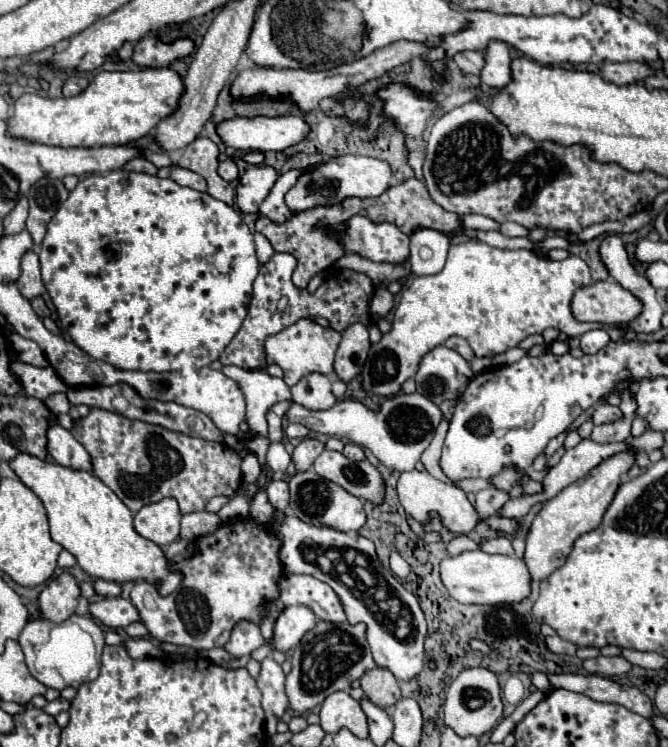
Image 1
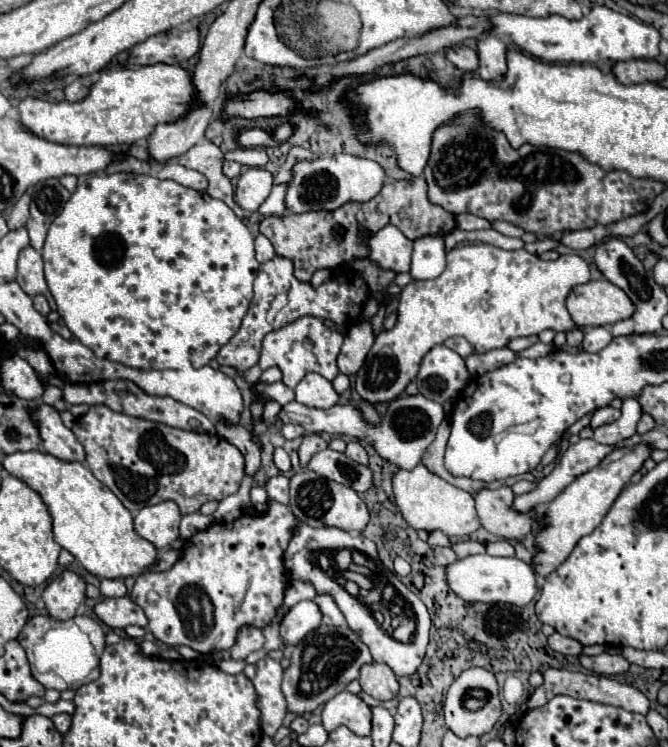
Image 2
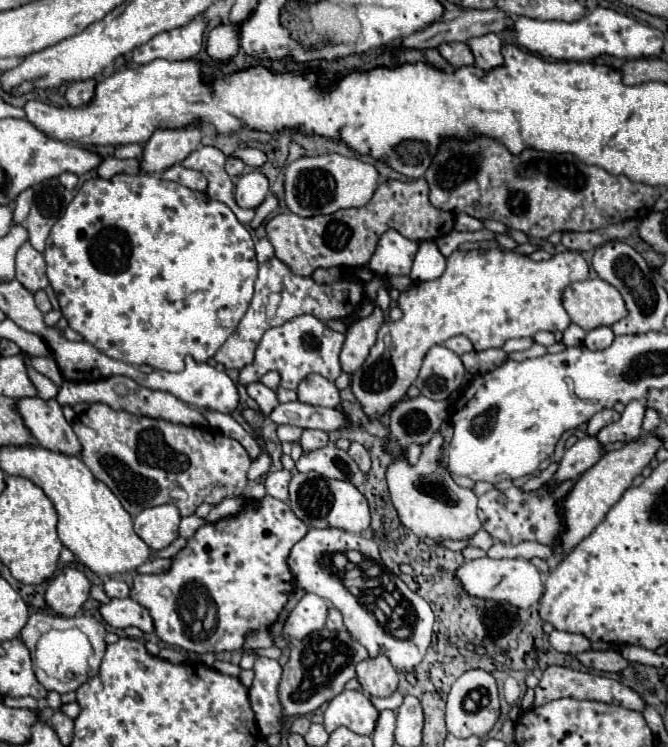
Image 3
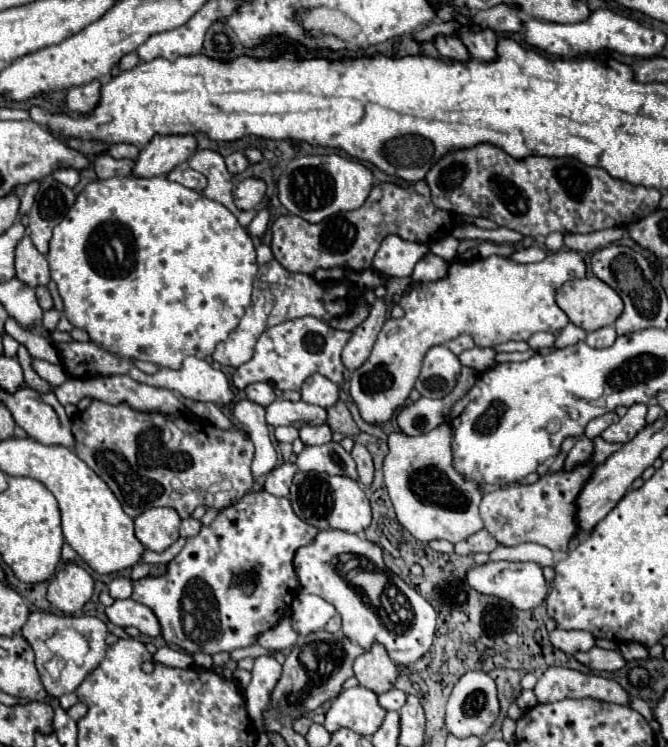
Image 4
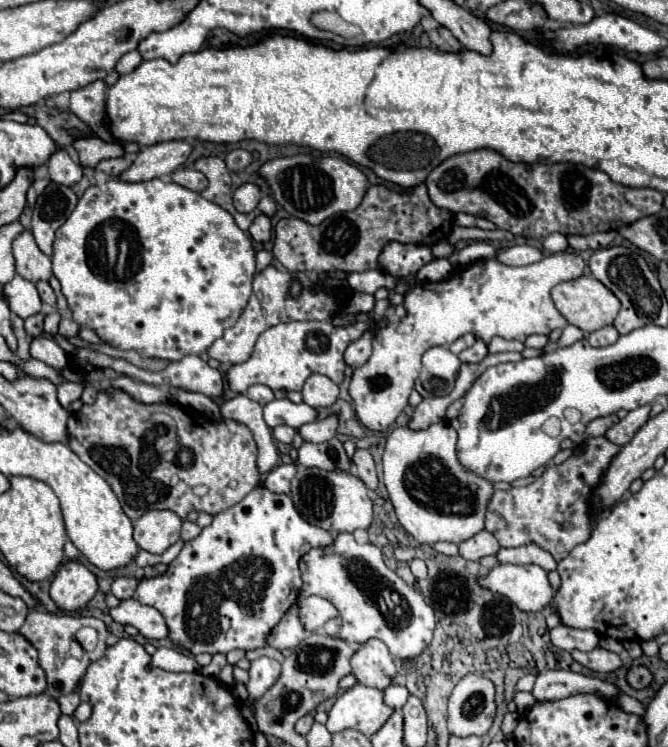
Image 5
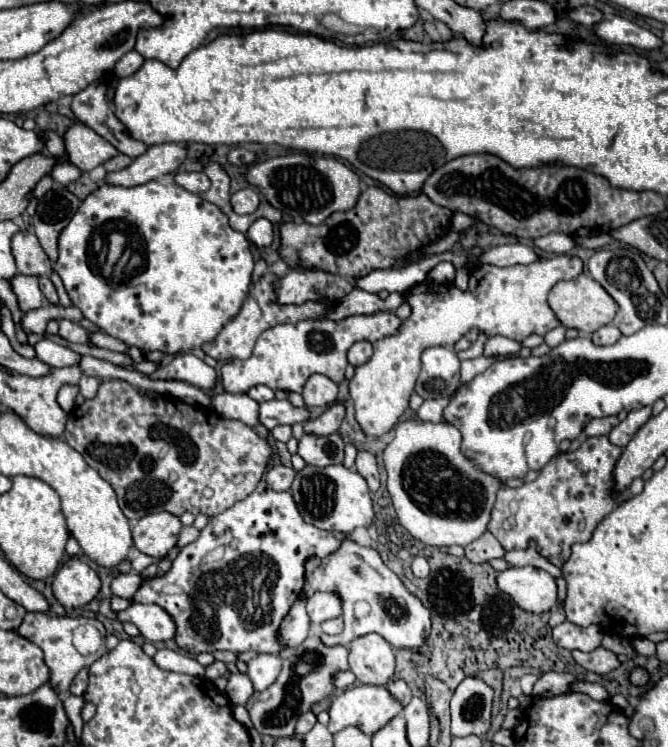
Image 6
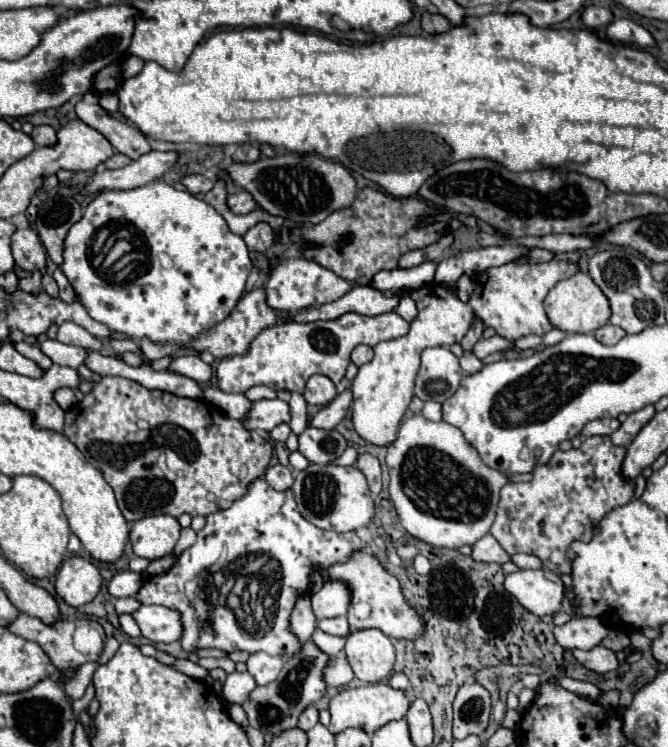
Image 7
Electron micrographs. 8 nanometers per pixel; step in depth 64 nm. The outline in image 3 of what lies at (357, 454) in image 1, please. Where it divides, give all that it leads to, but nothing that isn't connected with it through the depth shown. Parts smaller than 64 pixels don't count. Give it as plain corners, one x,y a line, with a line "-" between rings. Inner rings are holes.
352,442
350,448
348,448
348,454
362,468
362,472
368,472
370,470
370,454
368,454
368,450
362,444

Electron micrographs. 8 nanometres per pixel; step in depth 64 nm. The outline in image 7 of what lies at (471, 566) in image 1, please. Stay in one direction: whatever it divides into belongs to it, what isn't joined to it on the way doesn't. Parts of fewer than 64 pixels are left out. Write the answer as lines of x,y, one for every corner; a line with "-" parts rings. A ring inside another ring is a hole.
518,570
506,574
504,588
532,614
554,614
564,598
564,584
550,570

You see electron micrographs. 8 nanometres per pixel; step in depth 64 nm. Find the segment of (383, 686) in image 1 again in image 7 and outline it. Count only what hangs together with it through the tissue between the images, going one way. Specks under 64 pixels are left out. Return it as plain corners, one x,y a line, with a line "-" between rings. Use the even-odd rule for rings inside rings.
378,630
350,634
344,652
356,678
362,682
382,682
392,674
394,646

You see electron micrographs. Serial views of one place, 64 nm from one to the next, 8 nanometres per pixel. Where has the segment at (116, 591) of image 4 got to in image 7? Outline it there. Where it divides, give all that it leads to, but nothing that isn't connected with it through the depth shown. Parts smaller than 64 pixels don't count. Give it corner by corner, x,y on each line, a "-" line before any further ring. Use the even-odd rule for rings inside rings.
118,572
114,574
114,578
110,580
110,586
108,586
108,592
114,596
114,598
124,598
124,596
136,596
136,592
140,590
142,586
142,574
136,574
136,572

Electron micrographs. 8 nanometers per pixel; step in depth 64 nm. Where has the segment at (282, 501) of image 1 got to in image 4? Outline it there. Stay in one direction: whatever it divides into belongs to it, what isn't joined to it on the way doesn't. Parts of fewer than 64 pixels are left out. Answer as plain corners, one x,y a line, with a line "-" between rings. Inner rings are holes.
284,462
282,466
274,468
268,476
266,476
266,482
264,482
264,490
274,494
274,496
288,496
288,488
292,484
292,478
296,474
296,464
288,464

